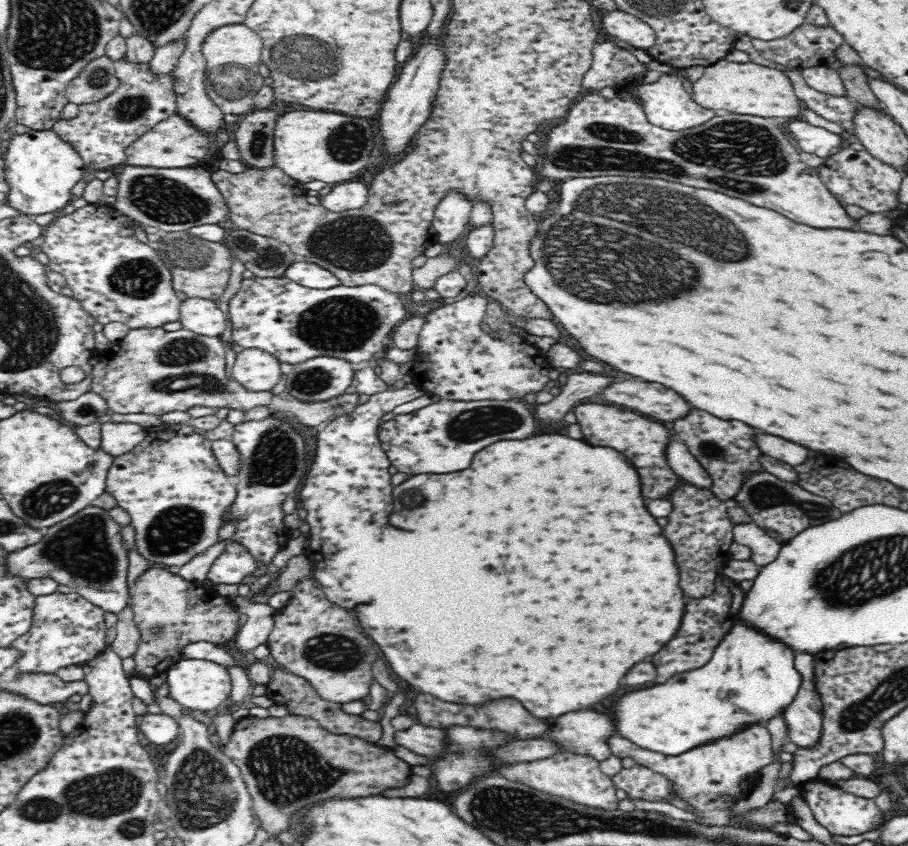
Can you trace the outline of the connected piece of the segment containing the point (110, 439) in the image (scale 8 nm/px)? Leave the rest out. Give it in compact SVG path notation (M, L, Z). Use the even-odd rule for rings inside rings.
M130 422L102 423L100 449L115 458L126 454L146 438L147 430L146 427Z

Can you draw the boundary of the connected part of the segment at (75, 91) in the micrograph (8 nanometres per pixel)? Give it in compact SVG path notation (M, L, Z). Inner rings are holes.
M104 54L87 63L80 74L69 82L64 94L69 102L80 106L102 100L118 85L114 61Z

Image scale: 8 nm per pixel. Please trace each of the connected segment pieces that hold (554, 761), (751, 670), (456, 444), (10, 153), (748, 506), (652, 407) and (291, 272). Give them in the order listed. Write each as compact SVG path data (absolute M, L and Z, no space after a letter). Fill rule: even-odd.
M562 751L550 758L509 764L500 767L497 772L502 777L519 782L548 794L568 798L577 804L601 810L616 810L620 800L616 797L616 787L612 779L600 771L600 761L592 756L576 755L570 751Z
M738 620L714 648L712 658L702 668L678 673L664 684L630 692L612 702L608 710L614 716L616 732L644 750L678 756L698 745L741 731L752 723L766 724L776 714L782 716L783 710L794 700L802 684L802 677L794 667L795 653L794 649L782 641L776 641Z
M440 399L409 414L398 414L392 420L379 424L378 438L382 450L388 455L392 466L397 472L409 476L426 474L446 474L464 470L470 466L476 452L494 444L498 440L522 440L534 436L538 430L534 414L526 408L526 404L516 399L512 400L479 400L466 402L461 400Z
M50 128L31 129L25 134L14 136L9 140L3 159L4 178L10 187L8 205L23 215L32 217L46 212L54 213L68 206L73 199L72 187L82 179L84 174L85 164L80 153Z
M766 471L754 472L754 474L746 476L742 488L731 499L730 504L744 508L752 517L752 522L760 528L776 531L777 540L786 542L794 536L798 536L806 528L826 524L828 520L836 520L838 516L842 516L842 512L836 506L832 506L830 499L804 490L798 483L780 480Z
M616 382L612 388L604 390L604 400L628 406L632 410L644 412L656 420L676 420L690 412L690 406L682 396L662 384L646 382Z
M296 261L287 266L285 276L308 288L327 289L338 286L338 277L314 263Z

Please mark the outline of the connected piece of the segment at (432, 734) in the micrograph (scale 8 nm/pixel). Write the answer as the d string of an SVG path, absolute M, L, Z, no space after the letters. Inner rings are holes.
M415 723L408 730L396 730L394 739L396 744L429 758L442 756L446 748L444 729L432 728L421 723Z

